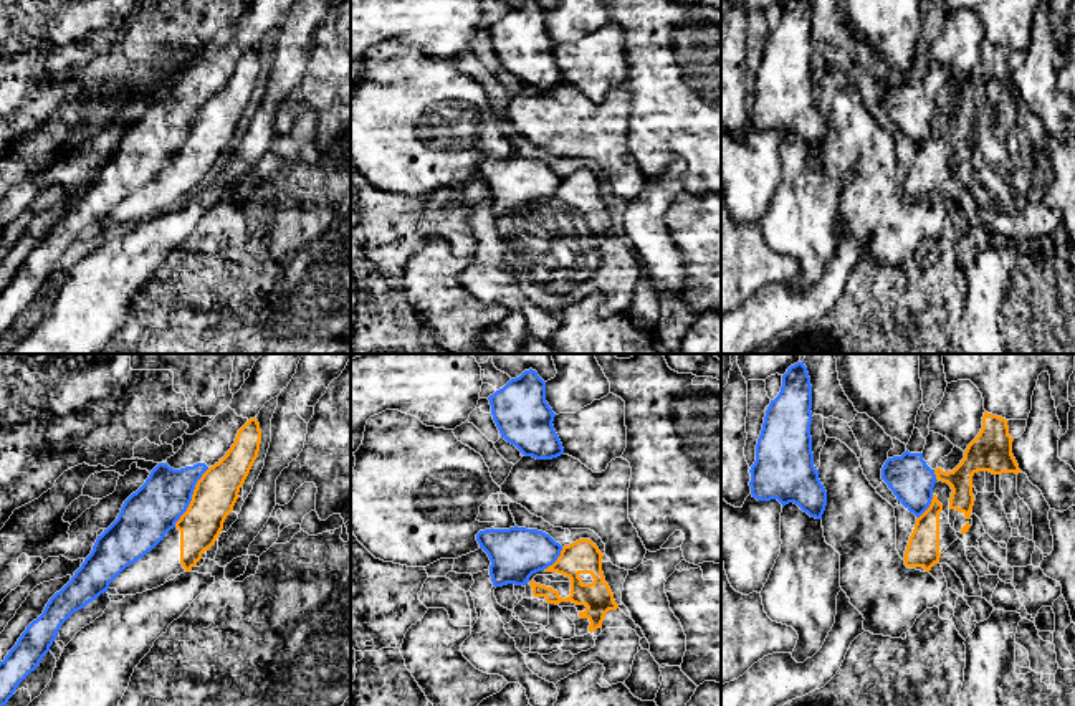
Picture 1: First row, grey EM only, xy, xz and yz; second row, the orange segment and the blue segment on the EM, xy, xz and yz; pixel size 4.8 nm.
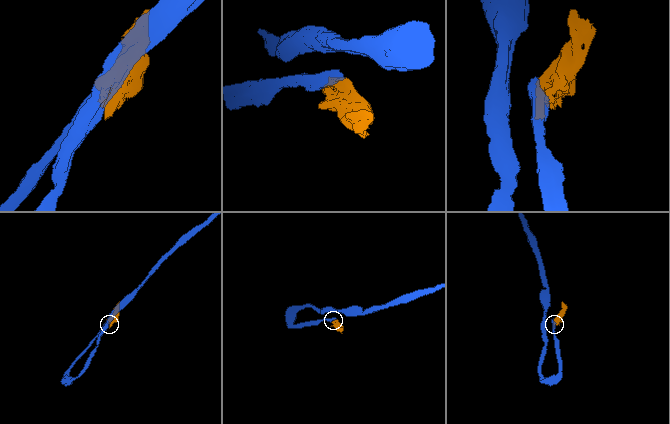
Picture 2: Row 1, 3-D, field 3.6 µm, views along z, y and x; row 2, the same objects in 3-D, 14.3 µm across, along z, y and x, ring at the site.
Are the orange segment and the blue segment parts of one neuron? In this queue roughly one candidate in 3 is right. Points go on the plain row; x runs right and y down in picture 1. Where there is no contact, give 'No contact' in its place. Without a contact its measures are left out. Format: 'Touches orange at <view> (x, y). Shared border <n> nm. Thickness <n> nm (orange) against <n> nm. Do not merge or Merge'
Touches orange at xy (192, 128). Shared border 340 nm. Thickness 220 nm (orange) against 260 nm. Do not merge

